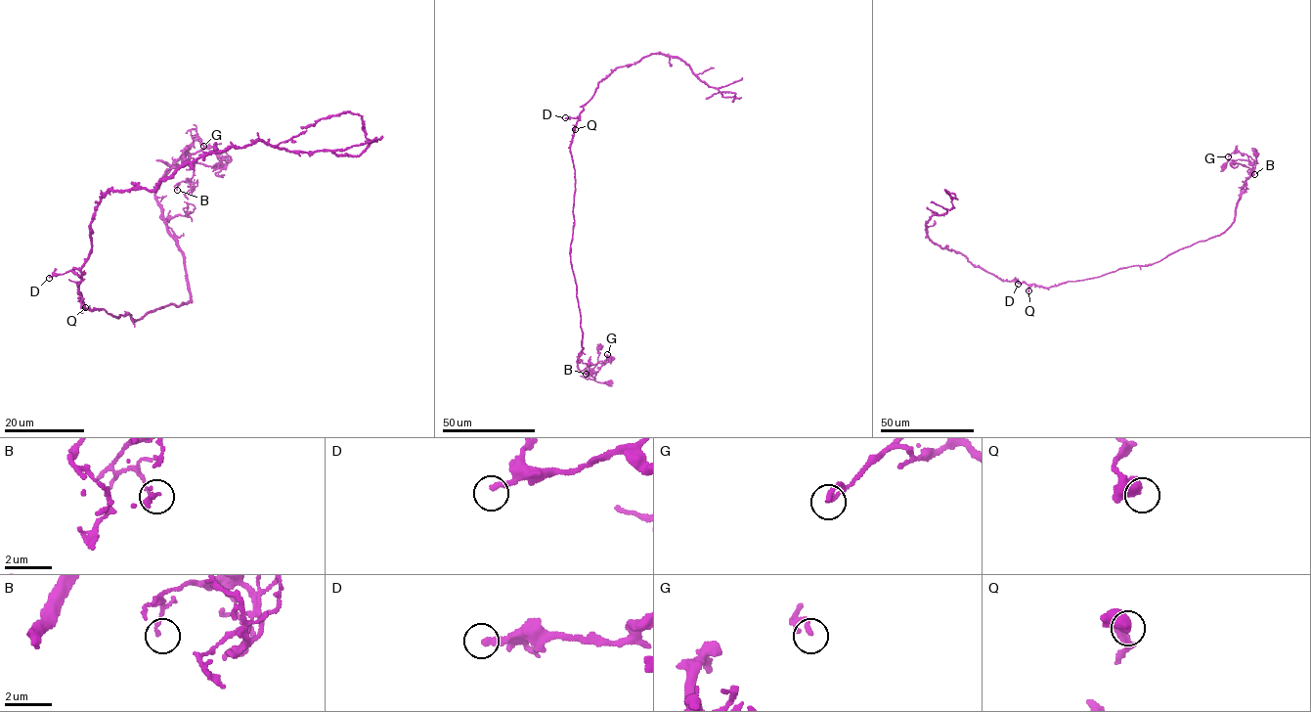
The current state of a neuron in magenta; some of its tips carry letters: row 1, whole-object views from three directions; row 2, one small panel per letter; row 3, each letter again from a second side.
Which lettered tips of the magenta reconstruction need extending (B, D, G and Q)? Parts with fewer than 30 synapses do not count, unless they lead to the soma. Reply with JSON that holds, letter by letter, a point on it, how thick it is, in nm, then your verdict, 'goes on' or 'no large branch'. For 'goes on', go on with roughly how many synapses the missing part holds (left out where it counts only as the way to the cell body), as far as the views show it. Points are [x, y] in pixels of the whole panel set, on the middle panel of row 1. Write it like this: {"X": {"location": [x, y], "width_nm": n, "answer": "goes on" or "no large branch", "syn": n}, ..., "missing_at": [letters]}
{"B": {"location": [586, 374], "width_nm": 130, "answer": "no large branch"}, "D": {"location": [565, 117], "width_nm": 280, "answer": "no large branch"}, "G": {"location": [607, 354], "width_nm": 200, "answer": "no large branch"}, "Q": {"location": [575, 129], "width_nm": 550, "answer": "no large branch"}, "missing_at": []}

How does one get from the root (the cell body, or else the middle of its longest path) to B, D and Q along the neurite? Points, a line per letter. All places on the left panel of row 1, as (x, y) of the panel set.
B: (90, 309), (136, 322), (191, 300), (184, 252), (155, 196), (187, 152), (194, 175), (177, 190)
D: (90, 309), (81, 305), (80, 292), (77, 290), (80, 279), (78, 275), (67, 271), (49, 278)
Q: (90, 309), (81, 305), (79, 292), (82, 298), (80, 303), (85, 307)

